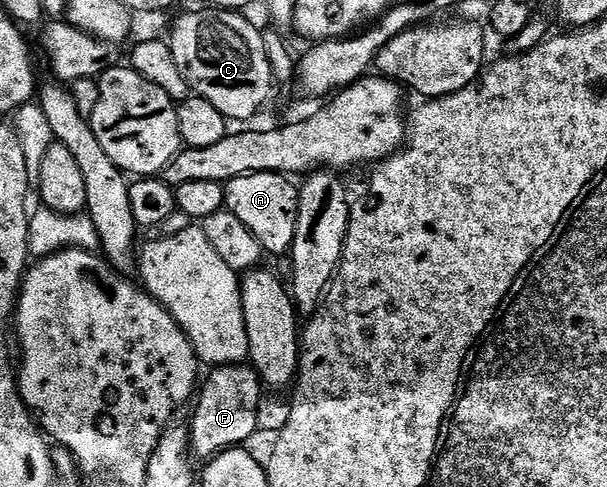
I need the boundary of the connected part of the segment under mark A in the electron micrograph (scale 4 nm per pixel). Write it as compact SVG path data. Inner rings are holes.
M257 172L244 178L230 180L224 186L224 208L247 227L263 253L285 257L294 244L298 217L299 189L289 184L285 175Z

